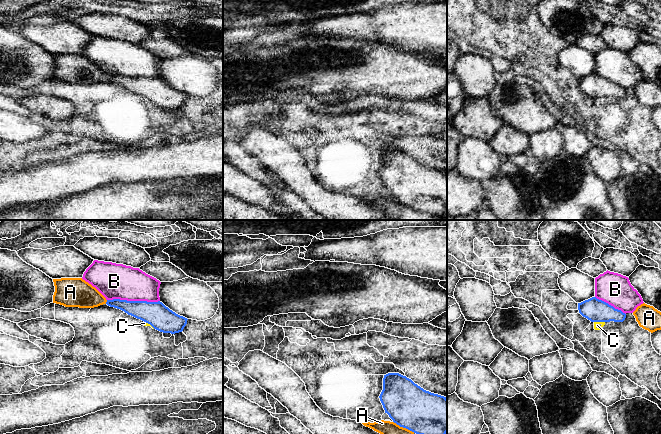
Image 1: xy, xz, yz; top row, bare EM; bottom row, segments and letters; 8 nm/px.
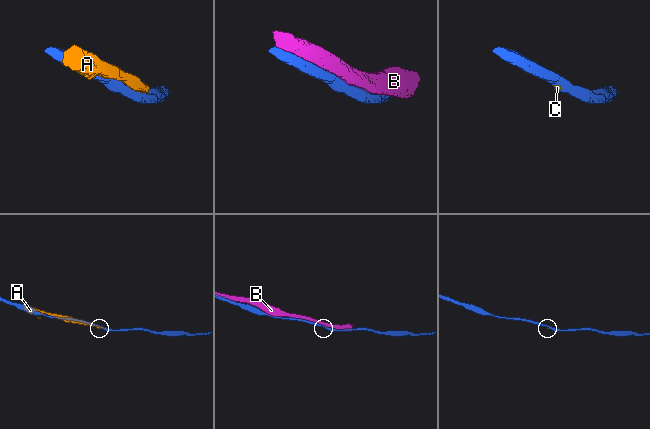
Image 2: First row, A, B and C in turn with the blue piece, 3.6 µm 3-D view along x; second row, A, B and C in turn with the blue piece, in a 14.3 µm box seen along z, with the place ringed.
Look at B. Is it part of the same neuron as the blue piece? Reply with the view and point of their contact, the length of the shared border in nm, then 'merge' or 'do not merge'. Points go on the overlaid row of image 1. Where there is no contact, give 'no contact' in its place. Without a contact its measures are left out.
meets blue in xy at (133, 301); contact 420 nm long; do not merge

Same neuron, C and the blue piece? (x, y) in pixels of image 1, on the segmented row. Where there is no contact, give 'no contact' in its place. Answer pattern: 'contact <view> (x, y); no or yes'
contact yz (599, 321); yes

